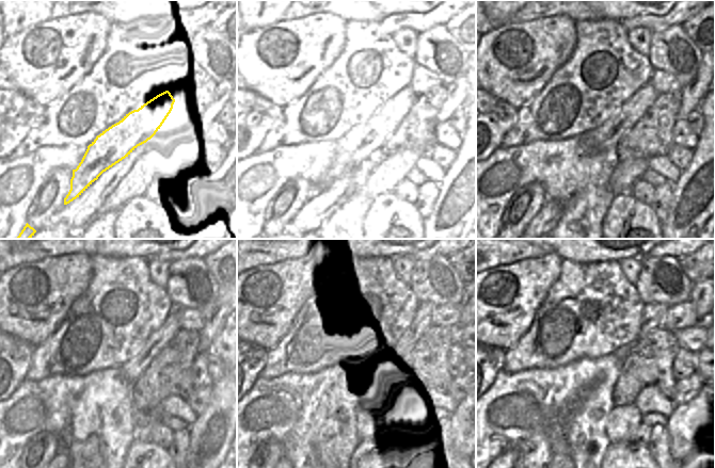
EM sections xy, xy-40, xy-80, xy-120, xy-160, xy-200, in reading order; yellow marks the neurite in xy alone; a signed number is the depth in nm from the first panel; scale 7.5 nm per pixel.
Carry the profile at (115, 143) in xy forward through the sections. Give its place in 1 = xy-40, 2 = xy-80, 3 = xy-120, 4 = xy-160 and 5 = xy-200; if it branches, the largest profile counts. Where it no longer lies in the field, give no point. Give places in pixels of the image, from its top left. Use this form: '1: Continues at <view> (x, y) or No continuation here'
1: Continues at xy-40 (368, 138)
2: Continues at xy-80 (604, 138)
3: Continues at xy-120 (133, 368)
4: Continues at xy-160 (420, 322)
5: Continues at xy-200 (653, 315)

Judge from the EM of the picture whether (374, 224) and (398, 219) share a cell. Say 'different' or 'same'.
same

